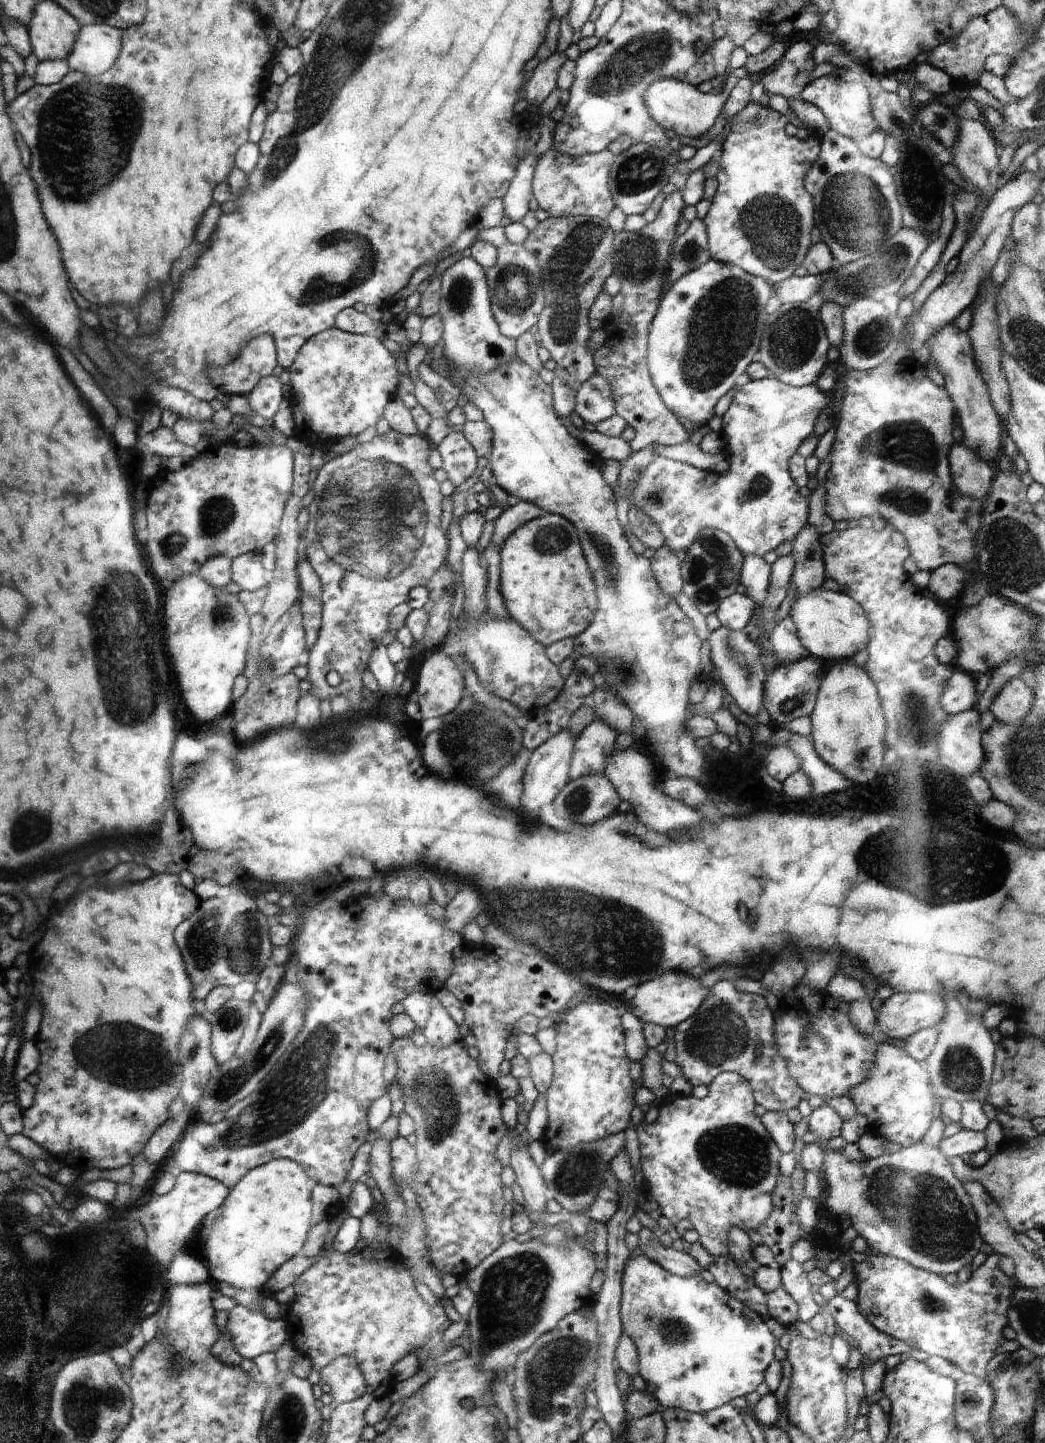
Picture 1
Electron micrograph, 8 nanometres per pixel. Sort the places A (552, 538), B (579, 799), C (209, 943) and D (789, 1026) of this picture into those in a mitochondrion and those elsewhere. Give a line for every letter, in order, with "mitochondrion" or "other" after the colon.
A: mitochondrion
B: mitochondrion
C: mitochondrion
D: other

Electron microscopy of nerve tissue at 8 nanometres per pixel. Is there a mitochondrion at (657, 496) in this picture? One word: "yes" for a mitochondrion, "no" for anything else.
yes

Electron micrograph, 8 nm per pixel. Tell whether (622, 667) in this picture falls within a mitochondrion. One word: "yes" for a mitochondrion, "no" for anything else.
yes

